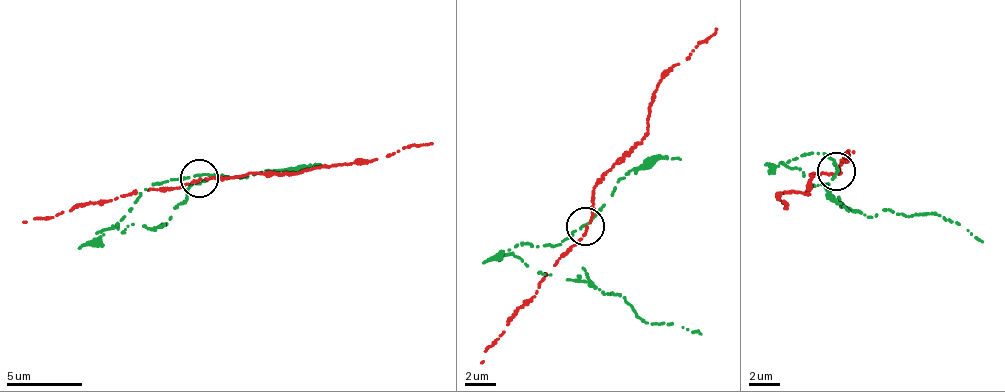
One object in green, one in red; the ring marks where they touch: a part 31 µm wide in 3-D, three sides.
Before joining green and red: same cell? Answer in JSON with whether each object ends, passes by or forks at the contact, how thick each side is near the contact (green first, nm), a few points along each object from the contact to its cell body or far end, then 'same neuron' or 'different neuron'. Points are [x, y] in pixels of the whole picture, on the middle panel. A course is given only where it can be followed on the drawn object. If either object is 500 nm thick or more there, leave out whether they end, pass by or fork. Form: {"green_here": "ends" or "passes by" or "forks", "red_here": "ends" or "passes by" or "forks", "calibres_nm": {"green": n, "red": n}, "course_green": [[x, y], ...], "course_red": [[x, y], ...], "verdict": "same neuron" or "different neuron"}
{"green_here": "ends", "red_here": "passes by", "calibres_nm": {"green": 200, "red": 170}, "course_green": [[585, 224], [560, 245], [524, 243], [514, 251], [542, 273], [613, 291], [650, 325], [674, 323], [702, 333]], "course_red": [[585, 224], [597, 186], [642, 143], [662, 78], [674, 63], [691, 60], [717, 27]], "verdict": "different neuron"}

